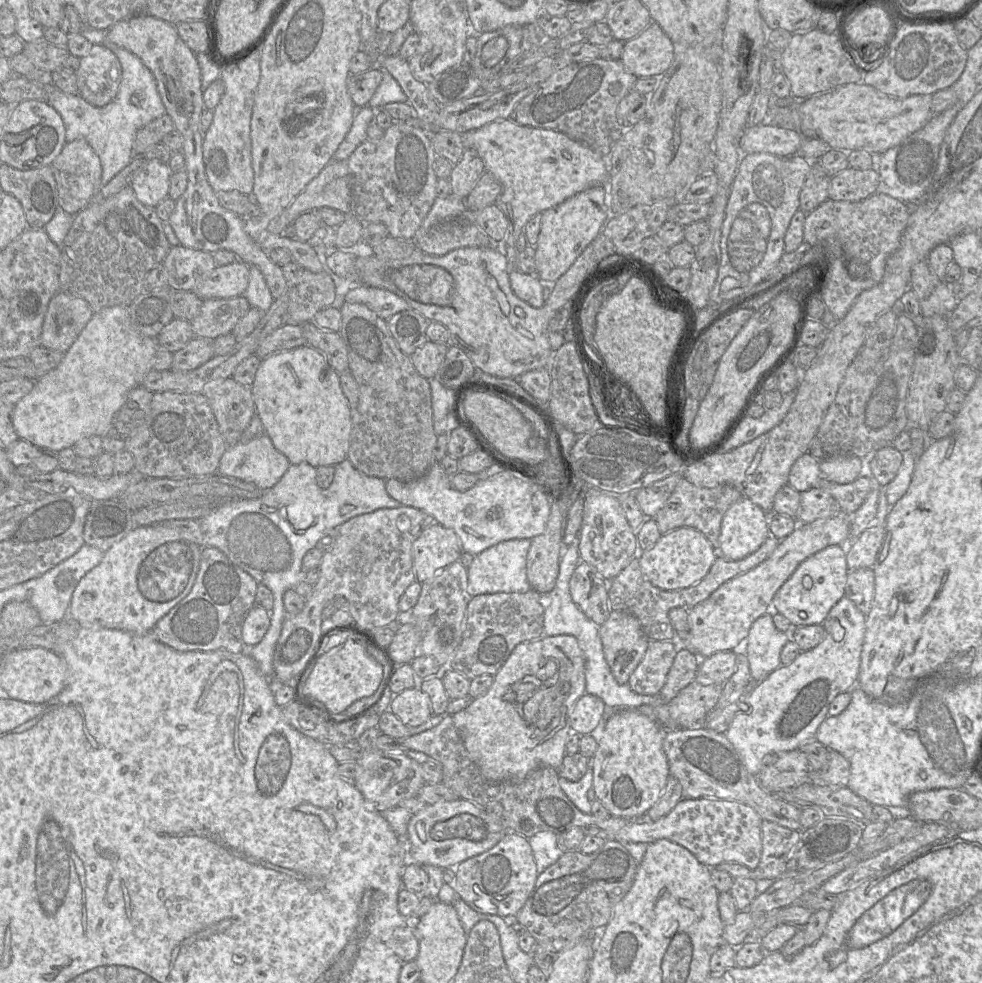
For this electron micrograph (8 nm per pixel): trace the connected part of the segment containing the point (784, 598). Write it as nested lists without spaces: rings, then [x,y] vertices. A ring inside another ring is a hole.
[[[828,546],[796,568],[774,595],[772,611],[784,615],[796,627],[823,624],[832,607],[845,595],[847,576],[846,546]]]

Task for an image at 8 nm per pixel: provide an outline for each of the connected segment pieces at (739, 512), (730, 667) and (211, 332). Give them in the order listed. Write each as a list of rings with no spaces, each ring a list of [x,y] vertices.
[[[742,496],[722,517],[718,554],[729,560],[741,560],[755,552],[769,536],[768,513]]]
[[[722,651],[700,658],[695,681],[702,684],[724,685],[736,668],[736,651]]]
[[[243,295],[204,300],[199,314],[190,321],[195,337],[215,339],[231,333],[250,308],[251,305]]]

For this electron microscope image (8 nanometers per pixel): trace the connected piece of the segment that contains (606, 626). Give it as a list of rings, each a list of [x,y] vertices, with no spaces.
[[[612,610],[600,626],[605,659],[619,684],[627,684],[648,646],[639,620],[625,611]]]

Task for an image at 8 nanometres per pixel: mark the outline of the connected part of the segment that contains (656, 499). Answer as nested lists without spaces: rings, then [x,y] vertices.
[[[671,474],[648,486],[641,487],[635,493],[636,502],[645,518],[654,518],[656,513],[664,506],[674,490],[681,474]]]

